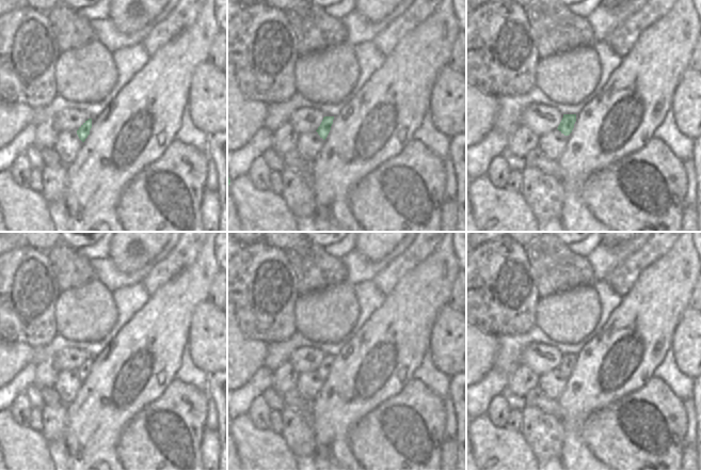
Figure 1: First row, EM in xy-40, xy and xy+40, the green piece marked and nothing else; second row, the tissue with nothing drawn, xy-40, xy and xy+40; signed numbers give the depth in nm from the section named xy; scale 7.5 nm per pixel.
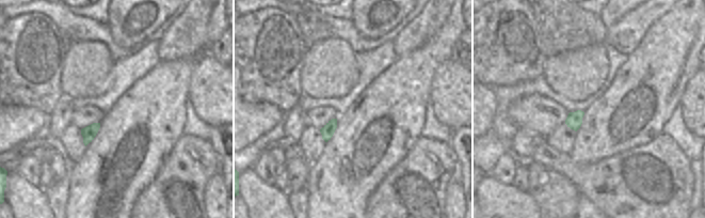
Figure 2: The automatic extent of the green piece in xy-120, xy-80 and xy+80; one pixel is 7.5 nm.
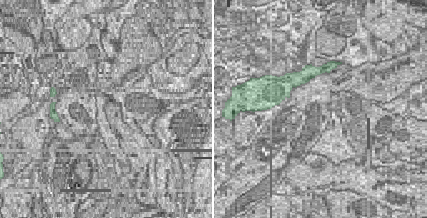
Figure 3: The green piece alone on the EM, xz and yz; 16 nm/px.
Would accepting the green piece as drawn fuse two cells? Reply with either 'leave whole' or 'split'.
leave whole

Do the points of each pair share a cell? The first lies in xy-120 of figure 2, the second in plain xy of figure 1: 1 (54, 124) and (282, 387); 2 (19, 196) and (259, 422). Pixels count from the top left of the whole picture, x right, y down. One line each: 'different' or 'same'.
1: same
2: different

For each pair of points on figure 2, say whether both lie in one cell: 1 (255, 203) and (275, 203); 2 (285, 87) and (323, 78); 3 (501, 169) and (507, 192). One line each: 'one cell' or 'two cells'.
1: one cell
2: two cells
3: two cells

